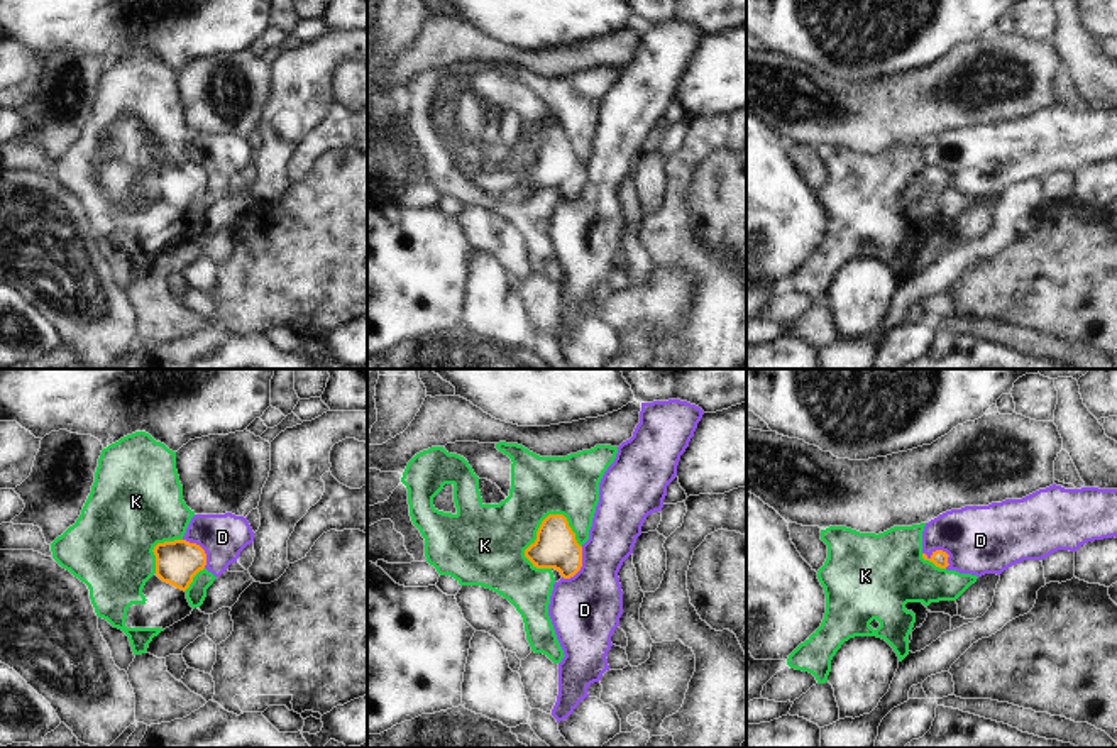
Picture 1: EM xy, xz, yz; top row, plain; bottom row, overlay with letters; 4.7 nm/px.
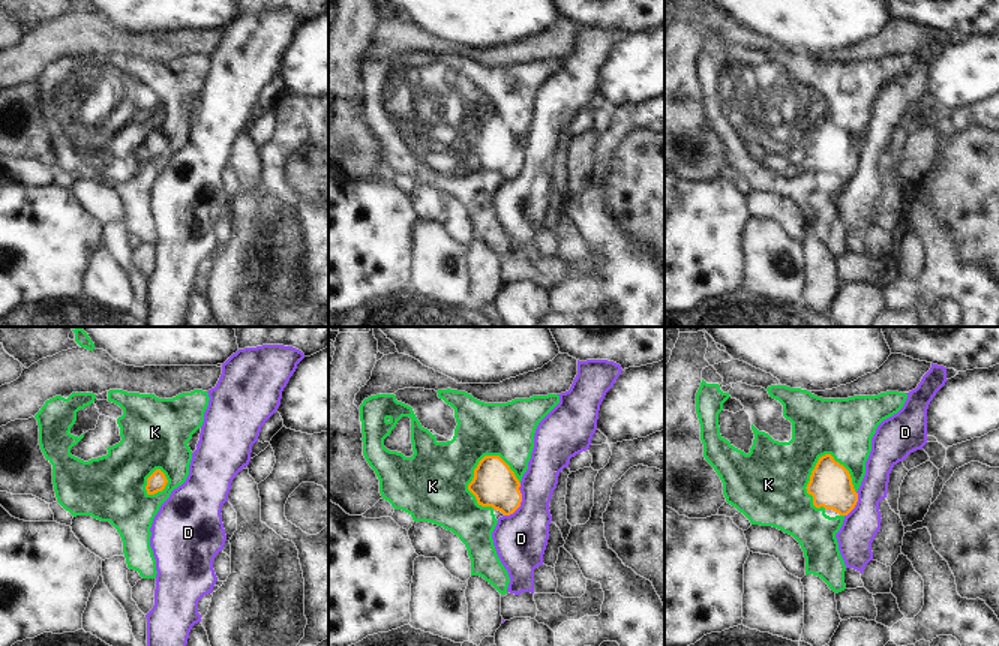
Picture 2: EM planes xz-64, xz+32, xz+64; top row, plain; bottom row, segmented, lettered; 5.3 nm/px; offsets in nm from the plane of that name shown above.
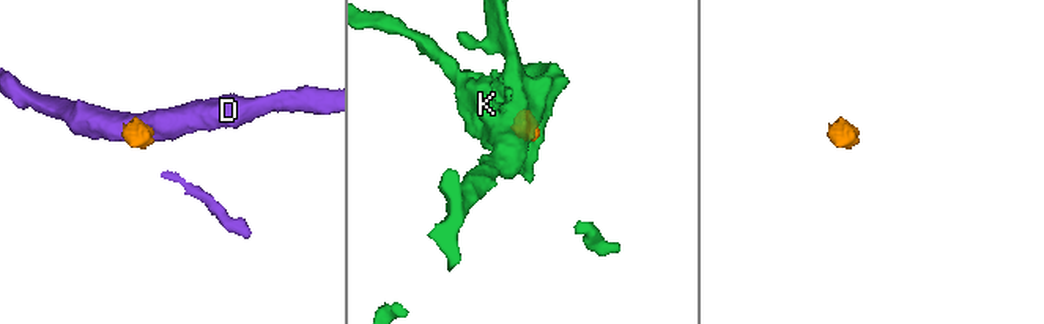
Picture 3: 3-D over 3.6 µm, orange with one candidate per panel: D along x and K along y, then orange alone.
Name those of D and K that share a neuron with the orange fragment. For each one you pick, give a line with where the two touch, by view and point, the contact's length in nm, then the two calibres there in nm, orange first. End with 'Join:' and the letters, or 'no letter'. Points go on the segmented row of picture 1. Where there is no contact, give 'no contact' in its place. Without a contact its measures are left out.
K: meets orange in xz at (550, 515); contact 300 nm long; 200 nm thick on the orange side, 280 nm on the other
Join: K

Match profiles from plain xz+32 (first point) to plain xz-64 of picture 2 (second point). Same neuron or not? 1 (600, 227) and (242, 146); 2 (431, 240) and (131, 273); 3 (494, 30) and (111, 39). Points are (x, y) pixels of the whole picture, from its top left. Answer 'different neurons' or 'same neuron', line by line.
1: different neurons
2: different neurons
3: different neurons

